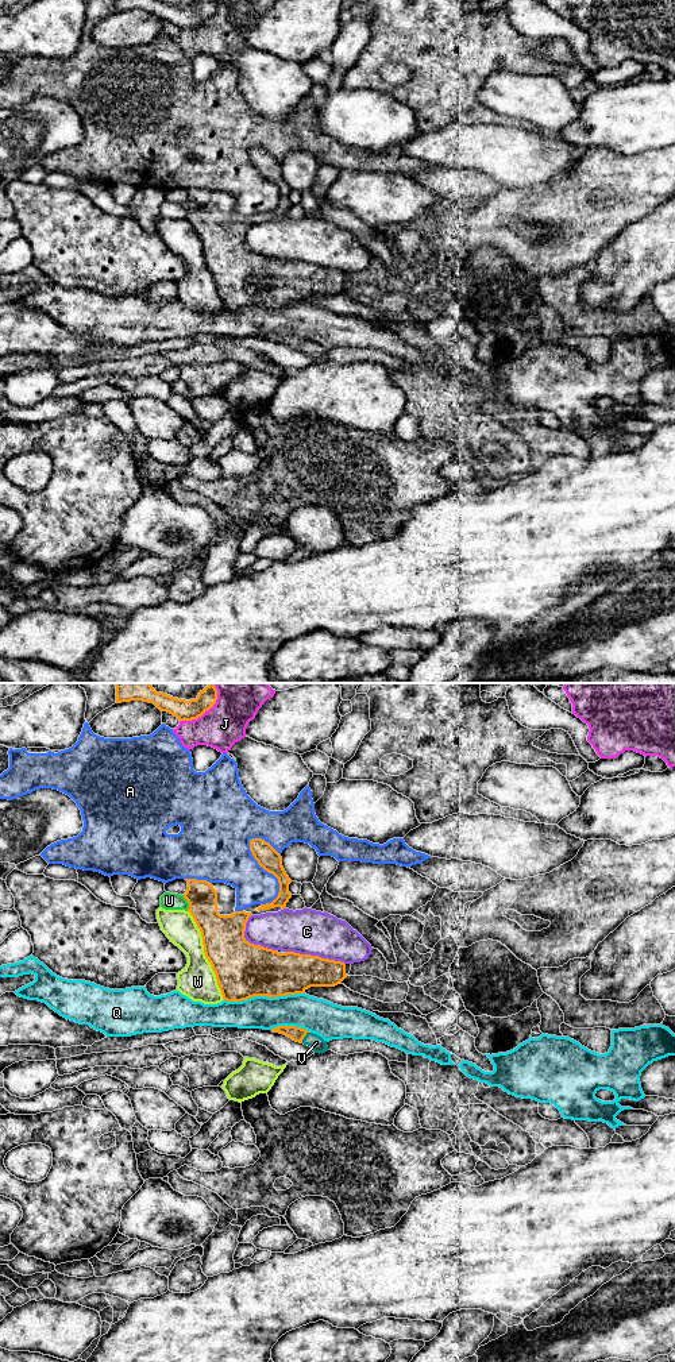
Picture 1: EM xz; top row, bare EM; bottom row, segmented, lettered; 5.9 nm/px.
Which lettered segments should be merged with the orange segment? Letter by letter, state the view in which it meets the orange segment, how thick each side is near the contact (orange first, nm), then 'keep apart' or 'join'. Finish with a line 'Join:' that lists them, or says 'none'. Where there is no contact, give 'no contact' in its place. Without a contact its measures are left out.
A: meets orange in xz; 140 nm thick on the orange side, 260 nm on the other; keep apart
C: meets orange in xz; 260 nm thick on the orange side, 280 nm on the other; keep apart
J: meets orange in xz; 130 nm thick on the orange side, 260 nm on the other; keep apart
Q: meets orange in xz; 320 nm thick on the orange side, 200 nm on the other; keep apart
U: meets orange in xz; 200 nm thick on the orange side, 100 nm on the other; keep apart
V: meets orange in xz; 90 nm thick on the orange side, 90 nm on the other; join
W: meets orange in xz; 320 nm thick on the orange side, 220 nm on the other; keep apart
Join: V

